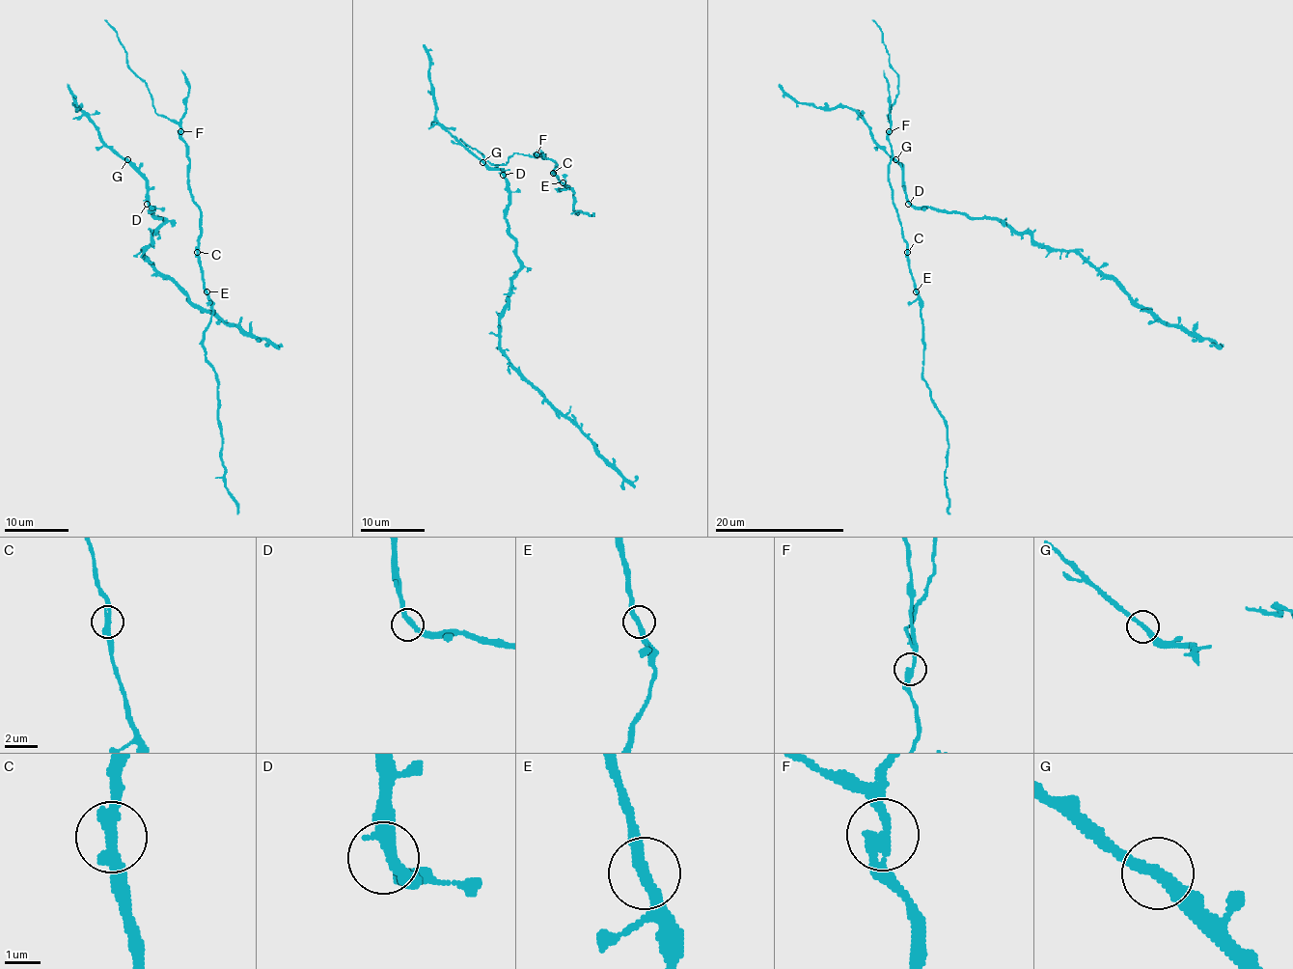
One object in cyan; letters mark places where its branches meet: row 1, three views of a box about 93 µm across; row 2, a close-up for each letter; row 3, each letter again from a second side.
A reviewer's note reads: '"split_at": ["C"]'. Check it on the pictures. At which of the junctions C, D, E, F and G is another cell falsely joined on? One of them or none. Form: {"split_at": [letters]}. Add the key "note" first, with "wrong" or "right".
{"note": "wrong", "split_at": []}

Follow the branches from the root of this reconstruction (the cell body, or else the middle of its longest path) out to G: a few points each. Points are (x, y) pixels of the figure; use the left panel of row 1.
G: (149, 202), (147, 181), (127, 160)

